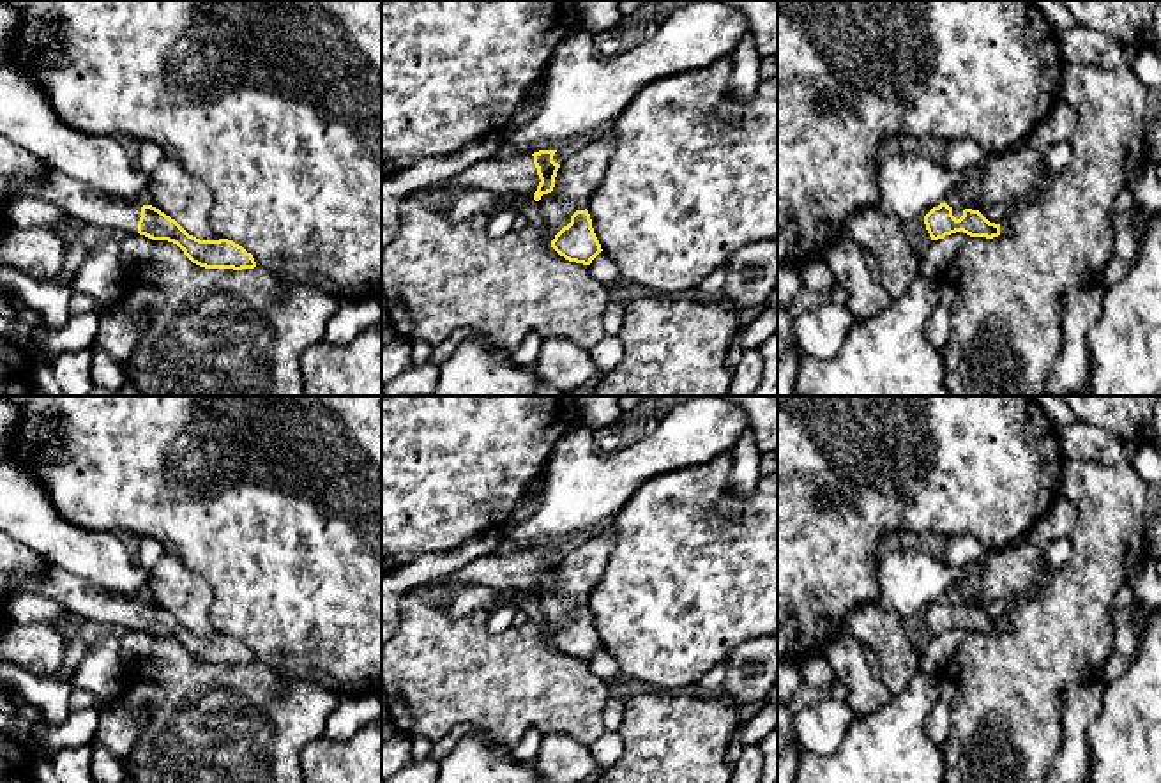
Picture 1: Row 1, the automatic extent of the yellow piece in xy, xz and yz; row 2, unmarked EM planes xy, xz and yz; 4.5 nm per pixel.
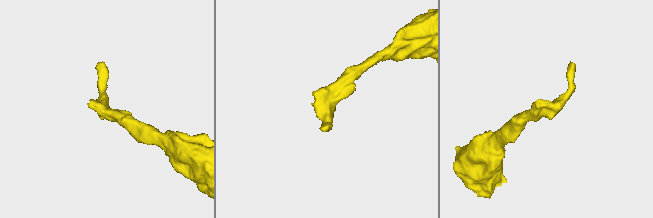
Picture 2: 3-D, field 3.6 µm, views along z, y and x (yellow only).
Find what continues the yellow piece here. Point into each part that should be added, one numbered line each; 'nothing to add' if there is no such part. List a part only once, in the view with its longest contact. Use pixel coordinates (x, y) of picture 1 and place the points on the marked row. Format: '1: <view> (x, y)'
1: xz (516, 174)

